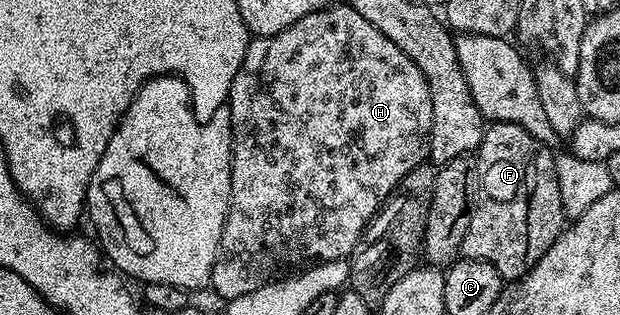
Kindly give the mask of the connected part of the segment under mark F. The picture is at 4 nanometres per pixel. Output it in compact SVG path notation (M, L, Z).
M493 123L485 127L484 140L478 149L478 187L470 214L470 226L466 226L466 238L462 238L460 256L466 260L481 260L498 270L501 281L520 280L550 250L566 227L562 196L556 177L556 159L545 141L534 138L517 124Z

